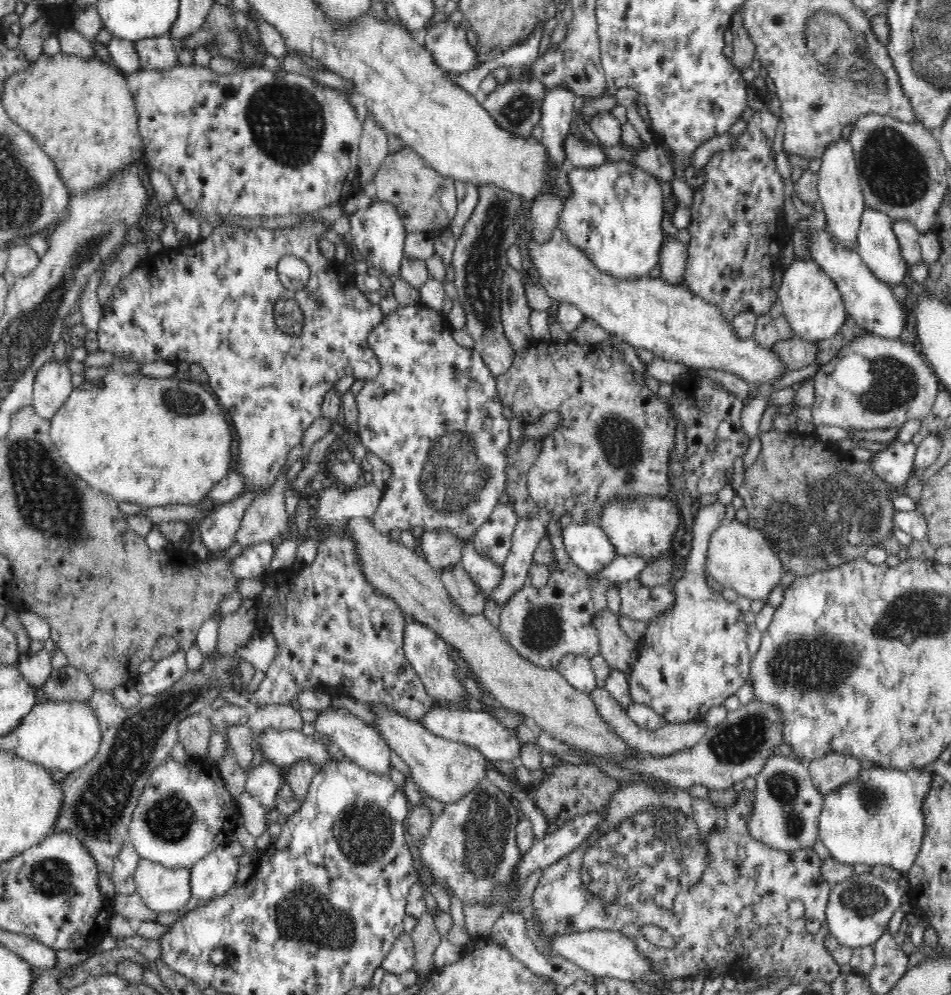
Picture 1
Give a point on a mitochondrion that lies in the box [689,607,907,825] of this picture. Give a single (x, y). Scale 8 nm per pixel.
(815, 662)

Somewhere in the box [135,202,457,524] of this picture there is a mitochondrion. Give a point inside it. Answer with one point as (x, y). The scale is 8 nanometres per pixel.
(184, 403)

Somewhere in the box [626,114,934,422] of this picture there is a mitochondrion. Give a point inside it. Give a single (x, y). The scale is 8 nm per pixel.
(896, 171)

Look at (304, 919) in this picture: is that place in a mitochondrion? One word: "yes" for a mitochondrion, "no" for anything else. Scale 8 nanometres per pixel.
yes

